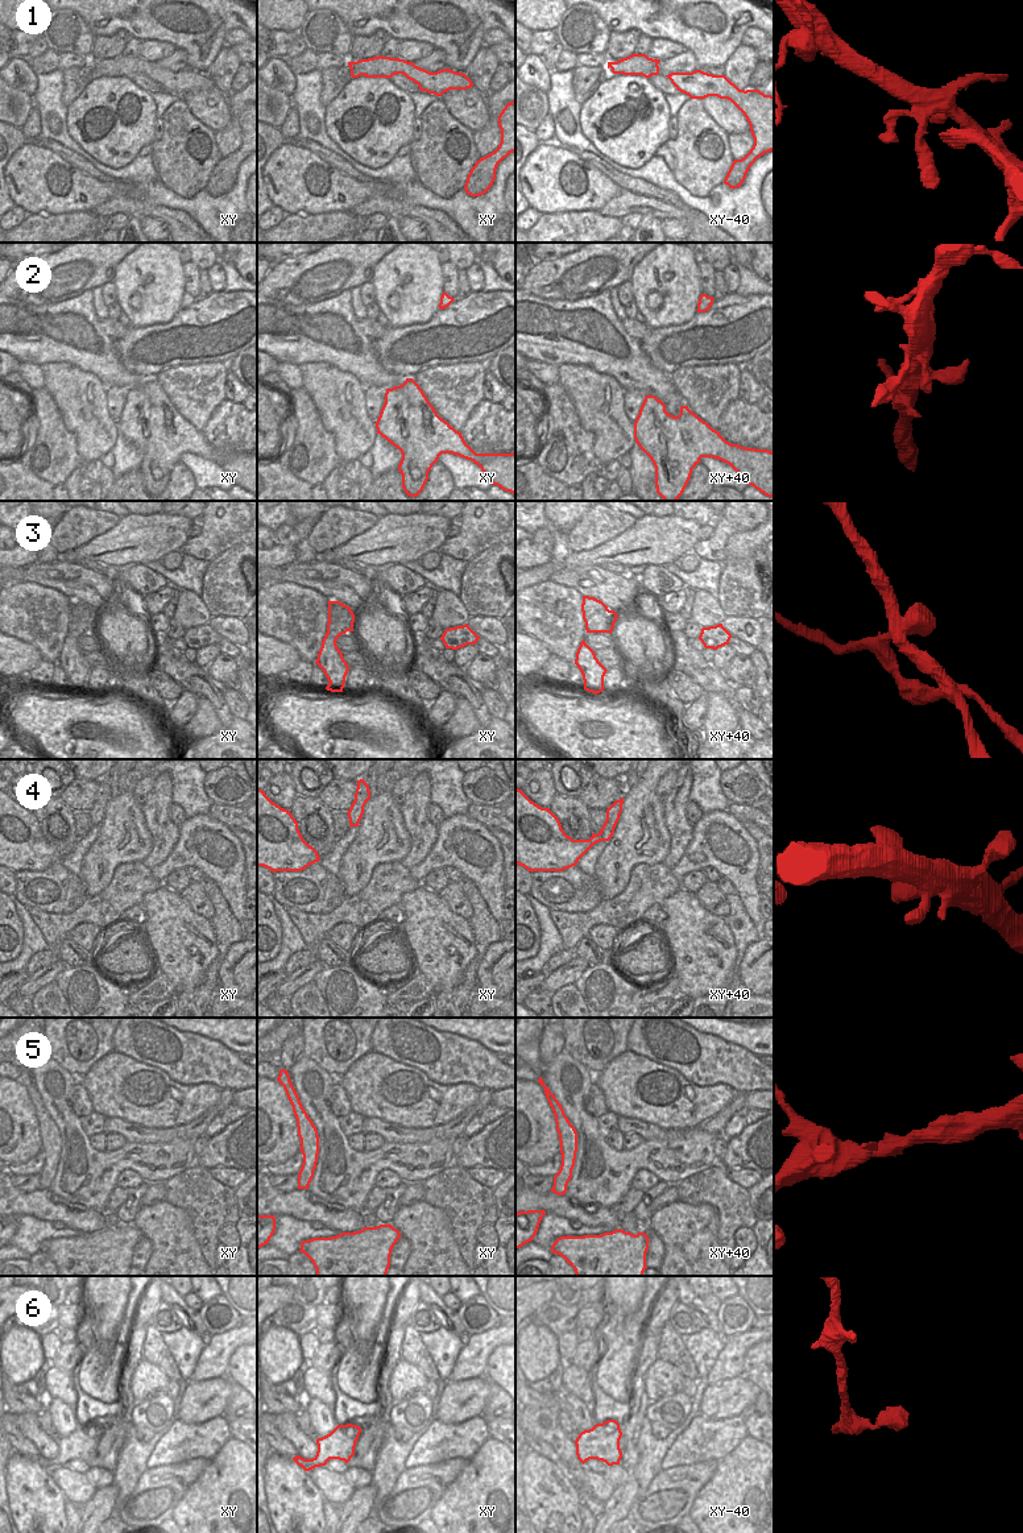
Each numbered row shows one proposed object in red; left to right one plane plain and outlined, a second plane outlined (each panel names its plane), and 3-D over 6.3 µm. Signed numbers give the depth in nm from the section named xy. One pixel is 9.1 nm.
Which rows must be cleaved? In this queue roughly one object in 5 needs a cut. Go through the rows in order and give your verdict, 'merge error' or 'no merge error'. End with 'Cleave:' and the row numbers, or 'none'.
1: no merge error
2: no merge error
3: merge error
4: no merge error
5: no merge error
6: no merge error
Cleave: 3

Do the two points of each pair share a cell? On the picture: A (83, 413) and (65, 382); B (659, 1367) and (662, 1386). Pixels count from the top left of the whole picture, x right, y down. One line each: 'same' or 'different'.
A: same
B: same

